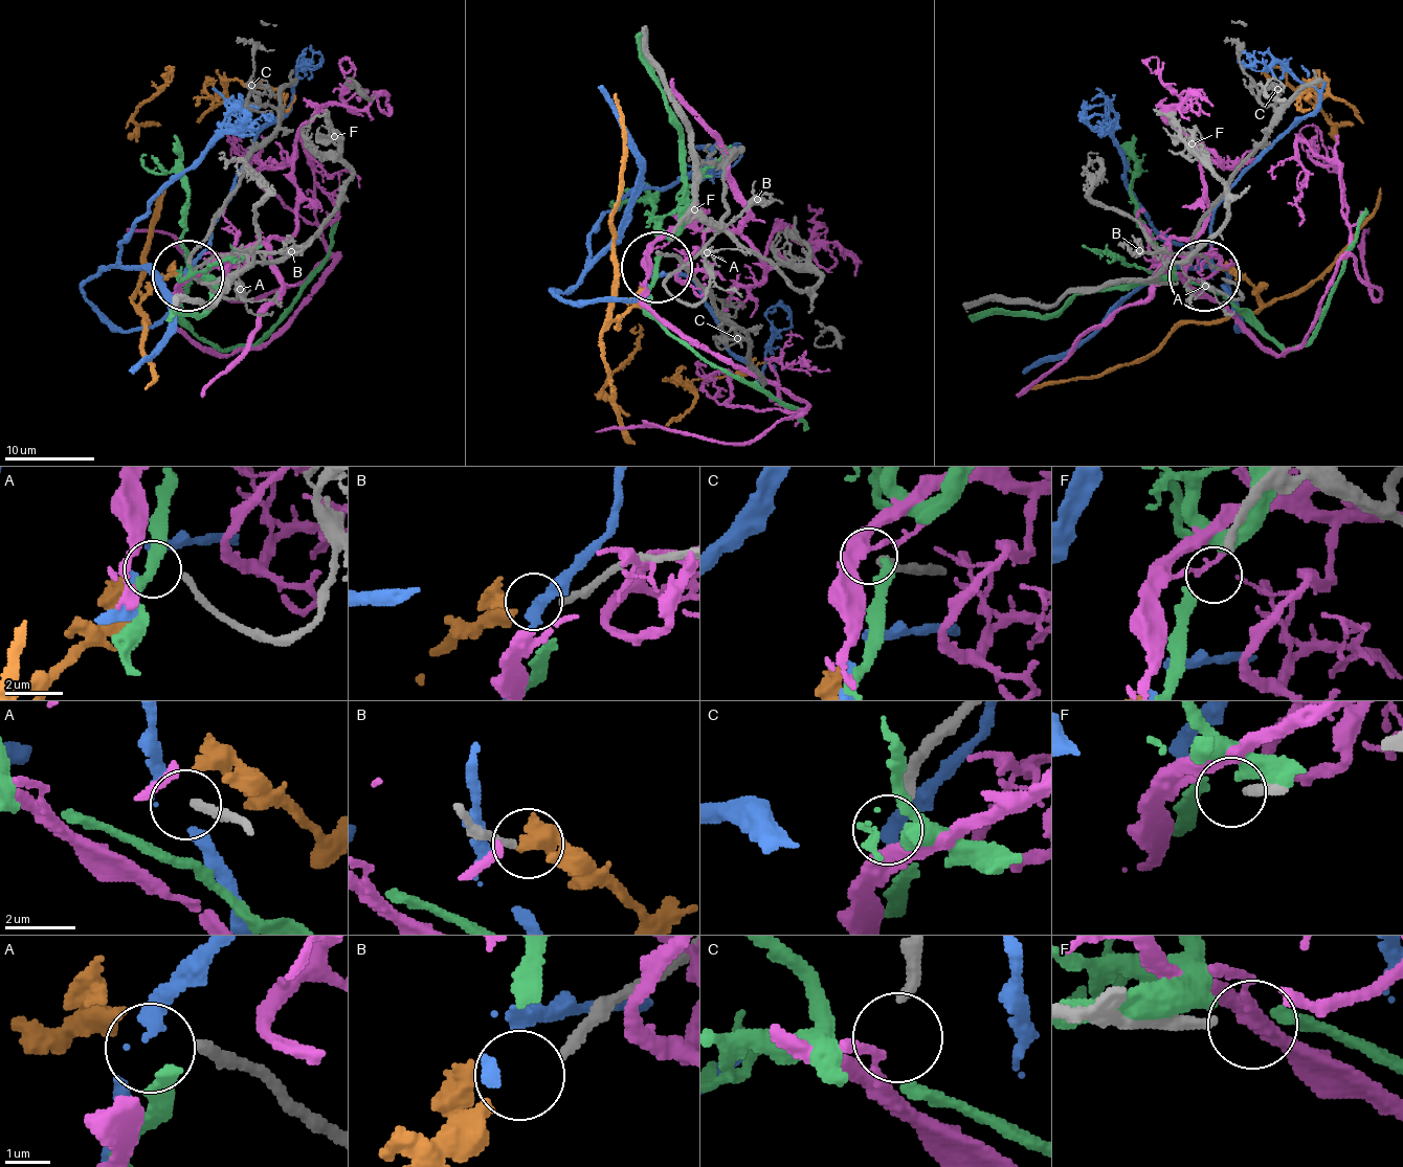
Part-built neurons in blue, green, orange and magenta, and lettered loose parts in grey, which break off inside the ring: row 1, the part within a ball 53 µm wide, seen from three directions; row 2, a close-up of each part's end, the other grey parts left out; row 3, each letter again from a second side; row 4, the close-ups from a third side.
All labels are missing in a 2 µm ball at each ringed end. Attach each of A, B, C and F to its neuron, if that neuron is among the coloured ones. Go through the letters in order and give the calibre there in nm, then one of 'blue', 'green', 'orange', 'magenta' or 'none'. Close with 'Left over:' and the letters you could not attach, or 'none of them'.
A: 240 nm thick; blue
B: 220 nm thick; orange
C: 320 nm thick; none
F: 280 nm thick; none
Left over: C, F

